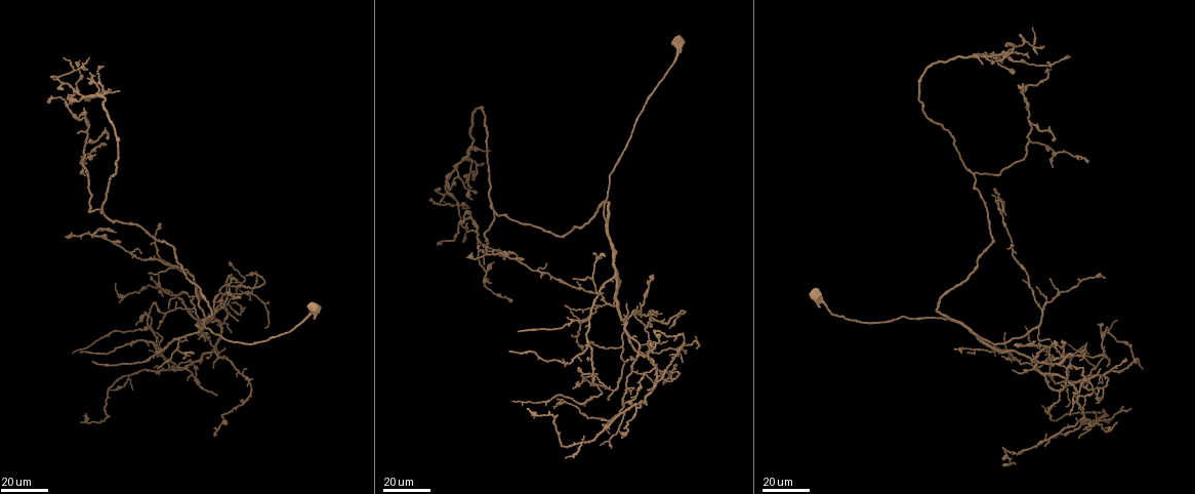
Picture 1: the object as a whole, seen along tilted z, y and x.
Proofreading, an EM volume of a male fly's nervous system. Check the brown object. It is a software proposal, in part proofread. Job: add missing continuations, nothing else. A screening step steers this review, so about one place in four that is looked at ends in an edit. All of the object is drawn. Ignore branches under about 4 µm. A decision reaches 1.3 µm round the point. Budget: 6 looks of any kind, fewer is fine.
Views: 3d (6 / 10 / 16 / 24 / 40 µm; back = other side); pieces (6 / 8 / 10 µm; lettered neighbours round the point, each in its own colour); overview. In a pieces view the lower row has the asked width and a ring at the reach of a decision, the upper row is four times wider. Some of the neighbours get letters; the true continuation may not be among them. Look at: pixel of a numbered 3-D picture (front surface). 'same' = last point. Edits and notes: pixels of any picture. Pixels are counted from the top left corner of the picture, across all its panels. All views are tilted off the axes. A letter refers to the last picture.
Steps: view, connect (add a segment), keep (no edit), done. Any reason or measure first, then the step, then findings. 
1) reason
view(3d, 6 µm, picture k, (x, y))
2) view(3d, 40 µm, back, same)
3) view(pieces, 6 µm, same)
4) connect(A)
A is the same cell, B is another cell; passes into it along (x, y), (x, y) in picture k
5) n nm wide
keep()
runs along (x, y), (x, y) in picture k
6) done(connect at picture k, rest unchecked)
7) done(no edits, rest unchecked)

an open end
view(3d, 16 µm, picture 1, (83, 109))

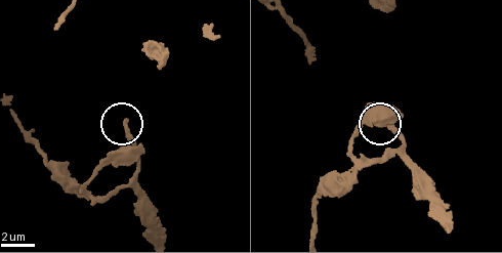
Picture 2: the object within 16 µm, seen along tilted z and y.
what lies round it
view(pieces, 8 µm, picture 2, (123, 121))

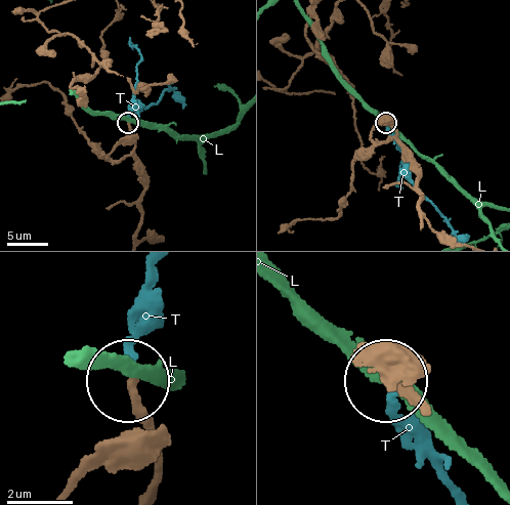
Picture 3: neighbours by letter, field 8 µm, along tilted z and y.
240 nm wide
connect(T)
T is the same cell, L is another cell; it goes on there

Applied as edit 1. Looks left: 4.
an open end
view(3d, 24 µm, picture 1, (490, 152))

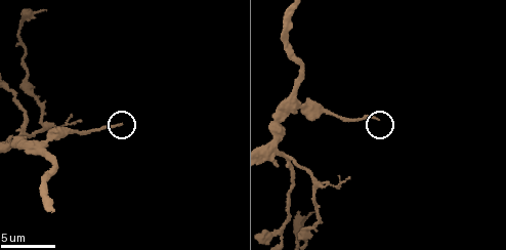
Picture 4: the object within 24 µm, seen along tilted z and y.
view(pieces, 8 µm, picture 4, (375, 119))

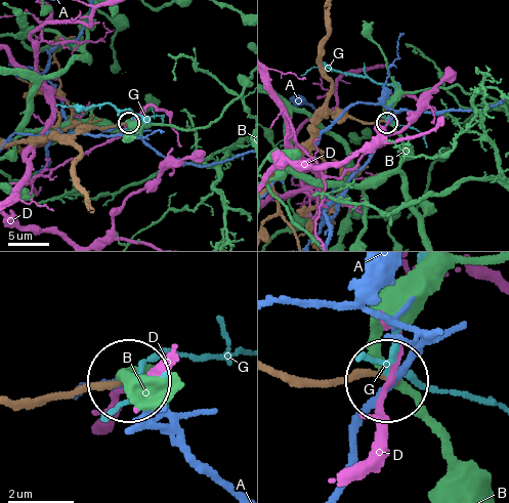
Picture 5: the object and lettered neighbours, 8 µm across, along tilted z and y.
150 nm wide
keep()
A, B, D and G are other cells; runs along (321, 59), (330, 83), (328, 110), (386, 122) in picture 5; no lettered segment goes on from it

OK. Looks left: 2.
thin end
view(3d, 16 µm, picture 1, (516, 255))

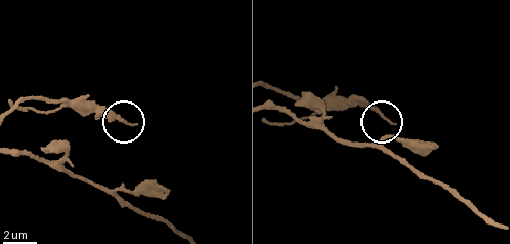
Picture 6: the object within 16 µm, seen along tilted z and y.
view(pieces, 10 µm, picture 6, (390, 121))

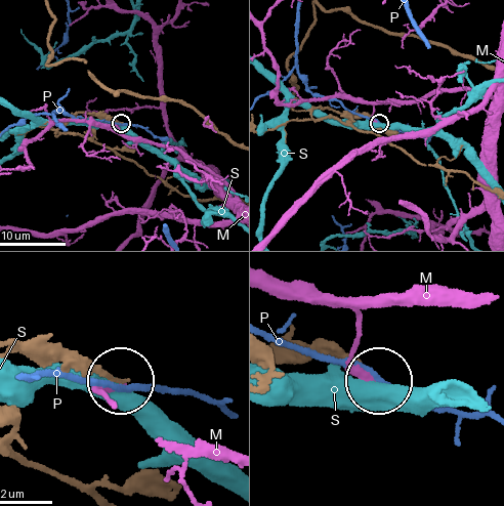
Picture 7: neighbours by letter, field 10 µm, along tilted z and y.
120 nm wide
keep()
M, P and S are other cells; runs along (13, 340), (52, 341), (120, 379) in picture 7; none of them fits

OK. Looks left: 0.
done(connect at picture 3, rest unchecked)

